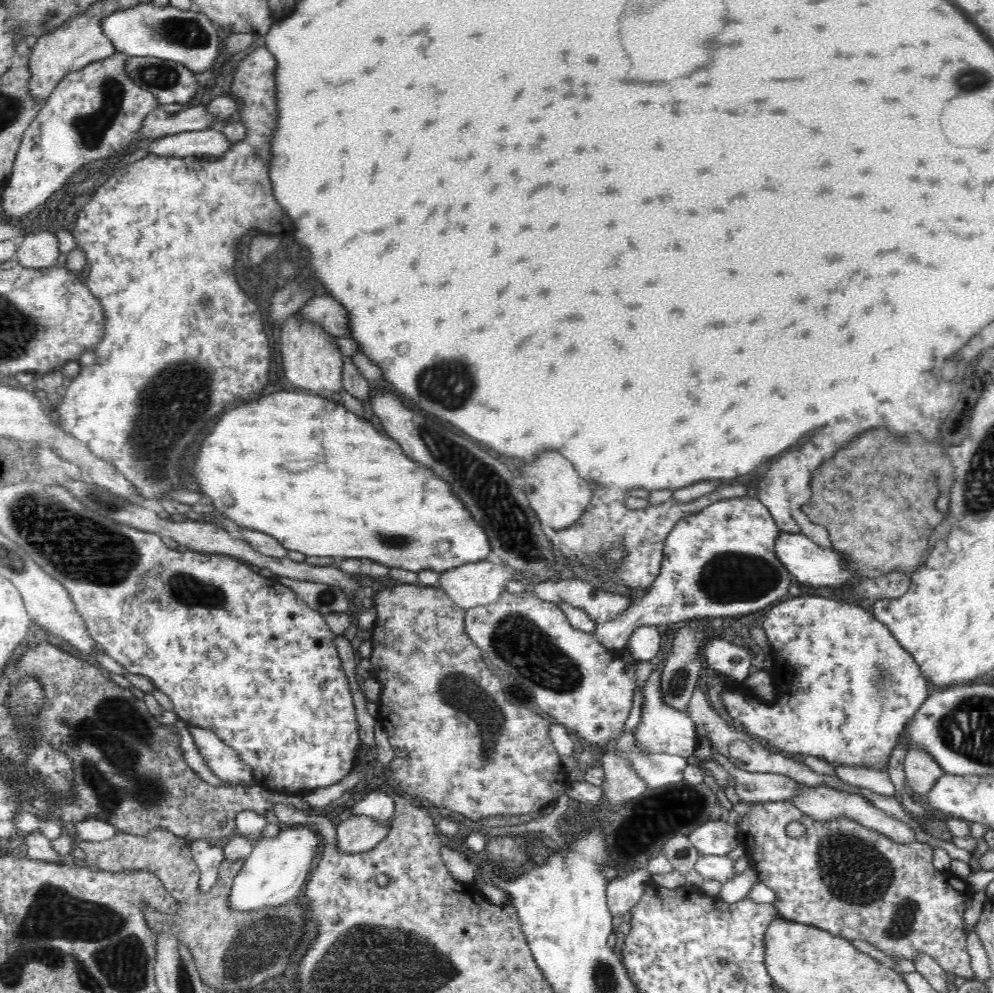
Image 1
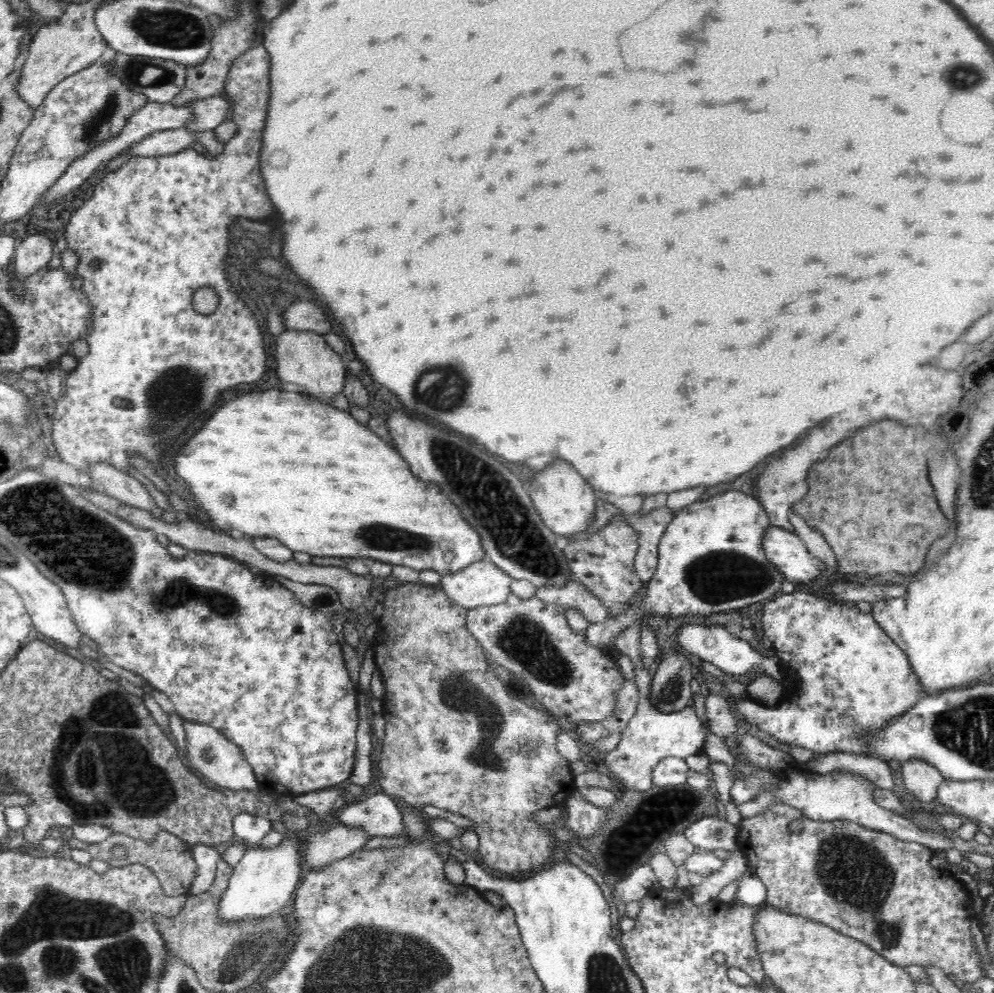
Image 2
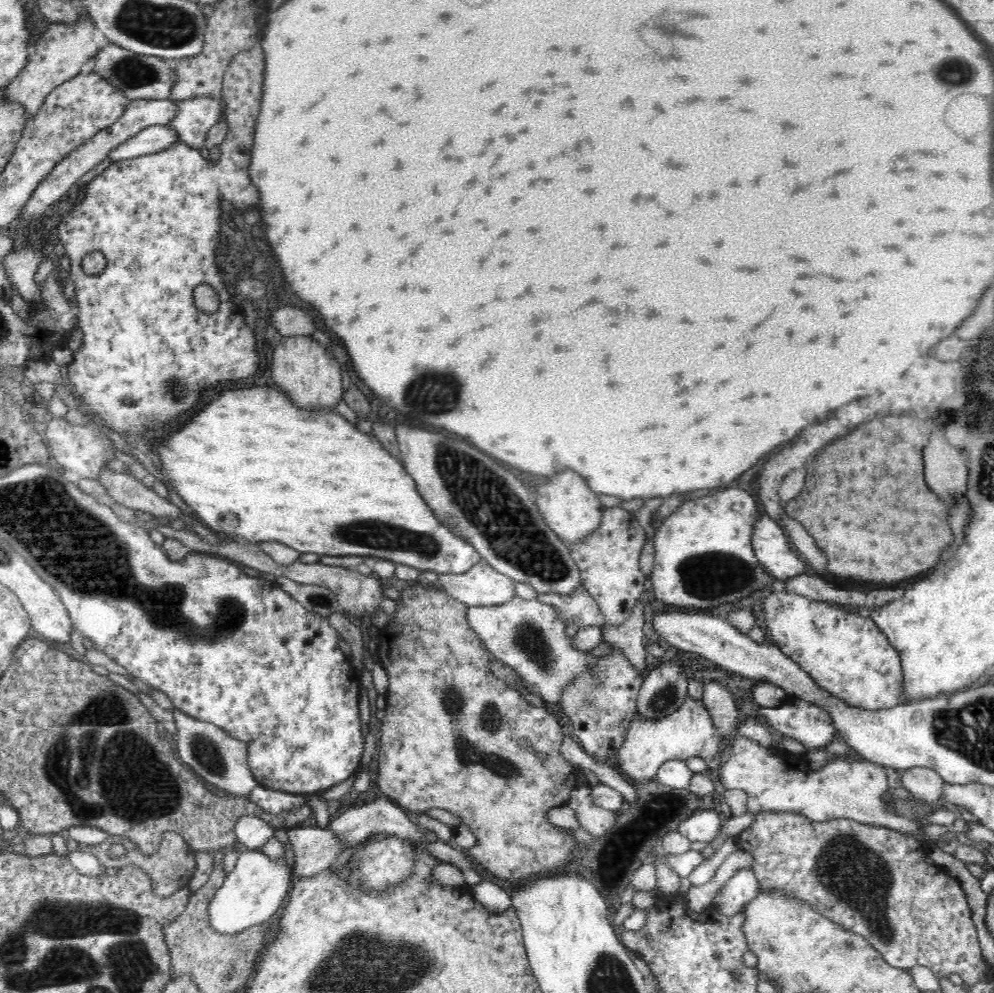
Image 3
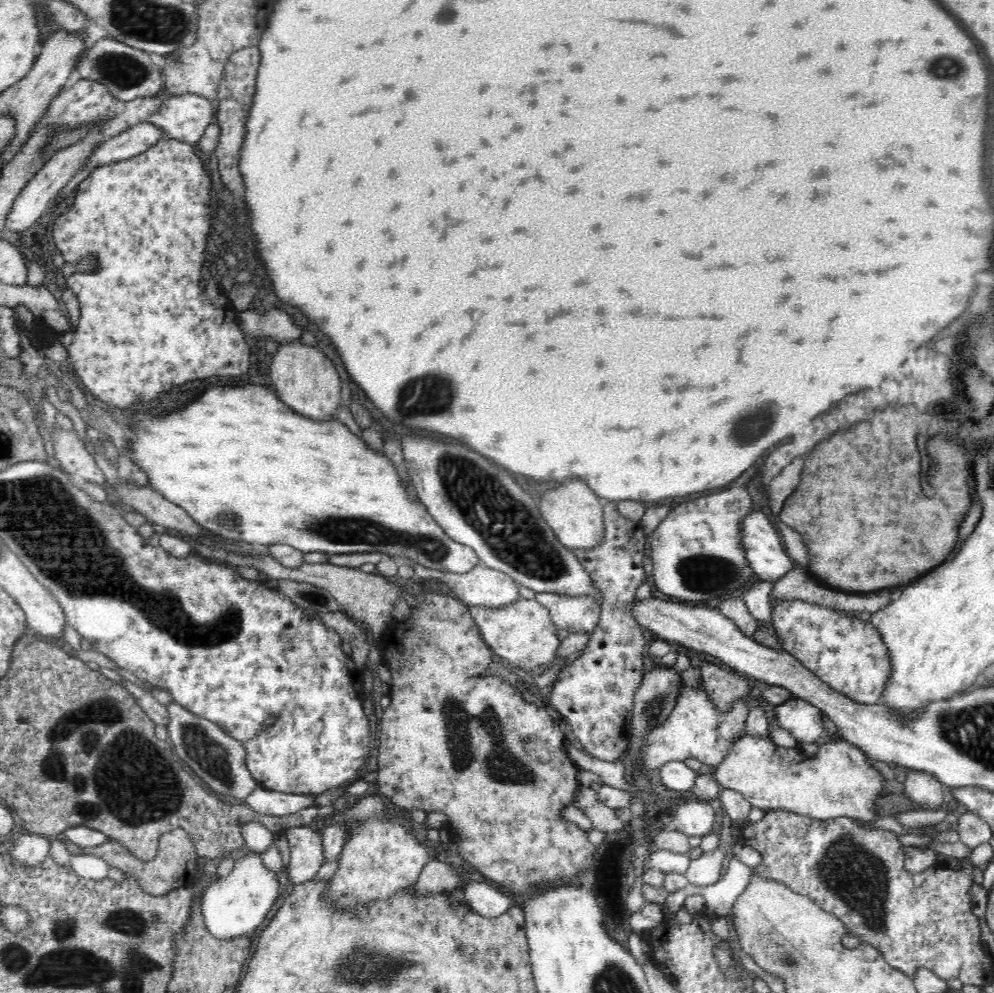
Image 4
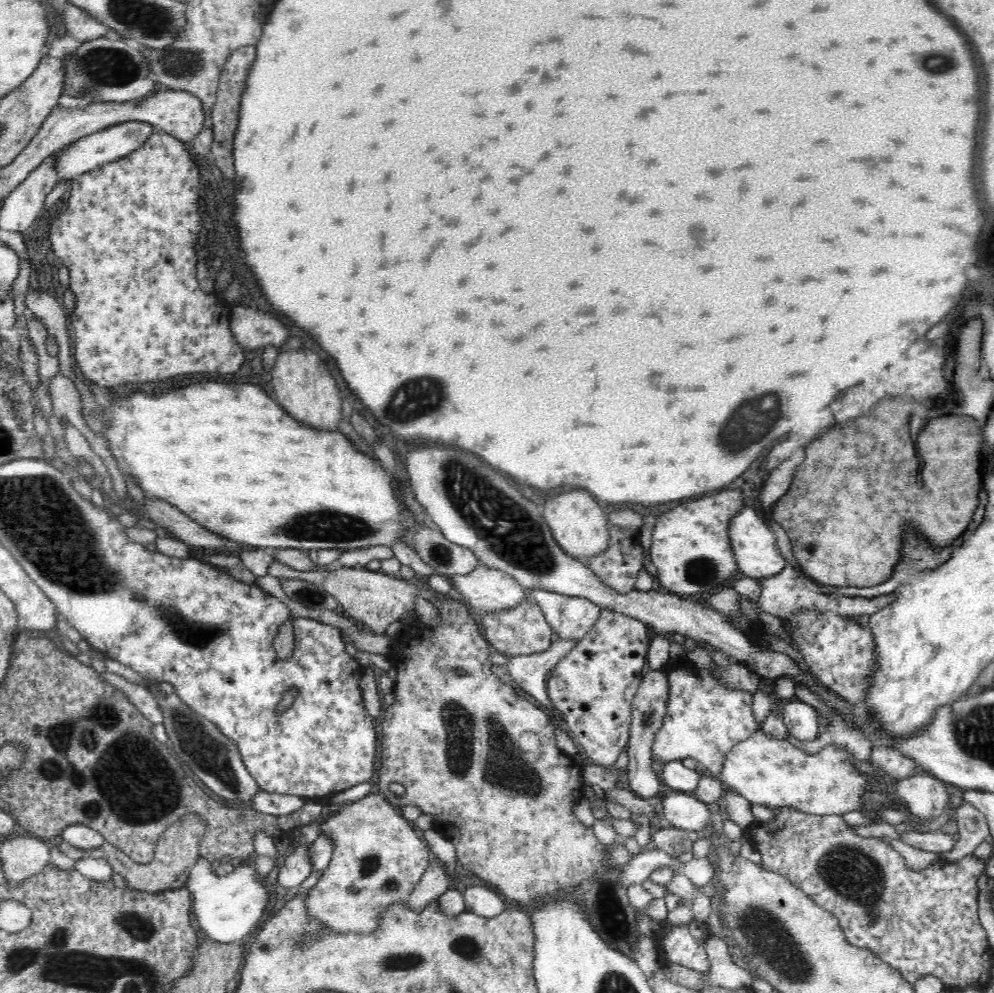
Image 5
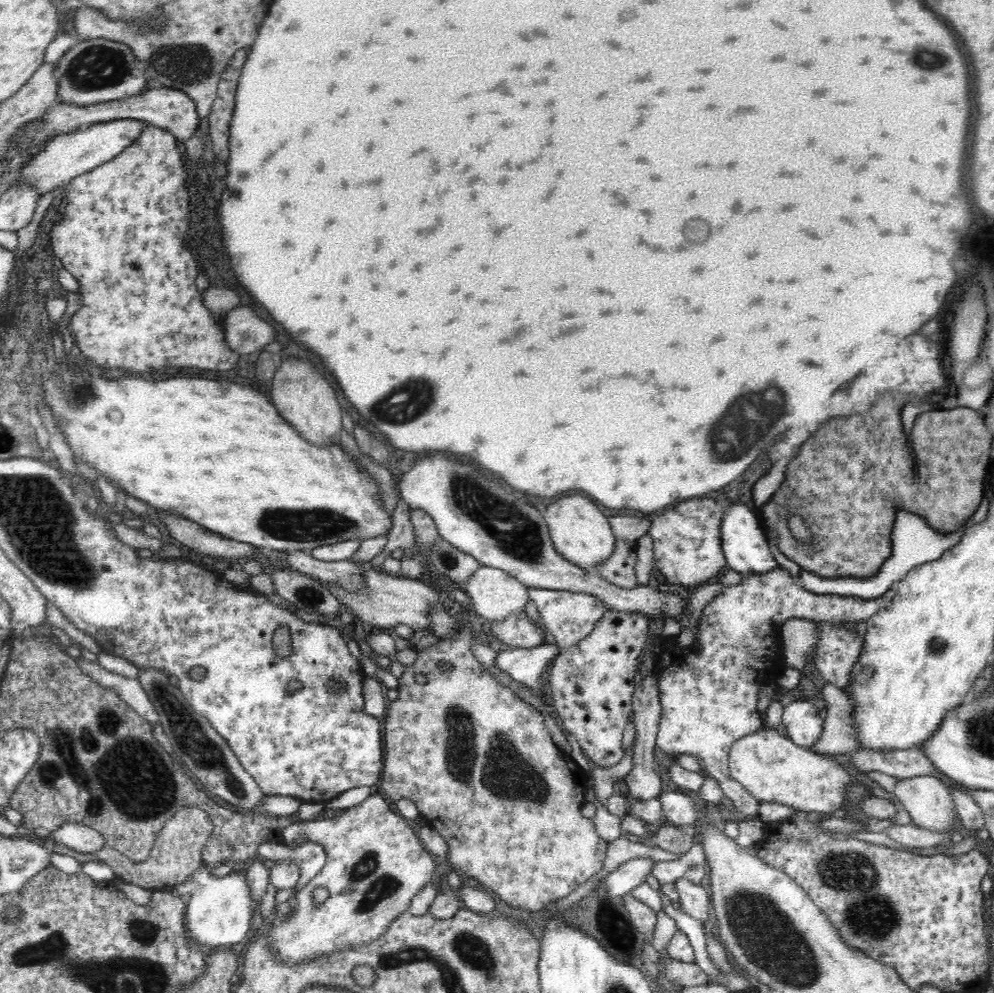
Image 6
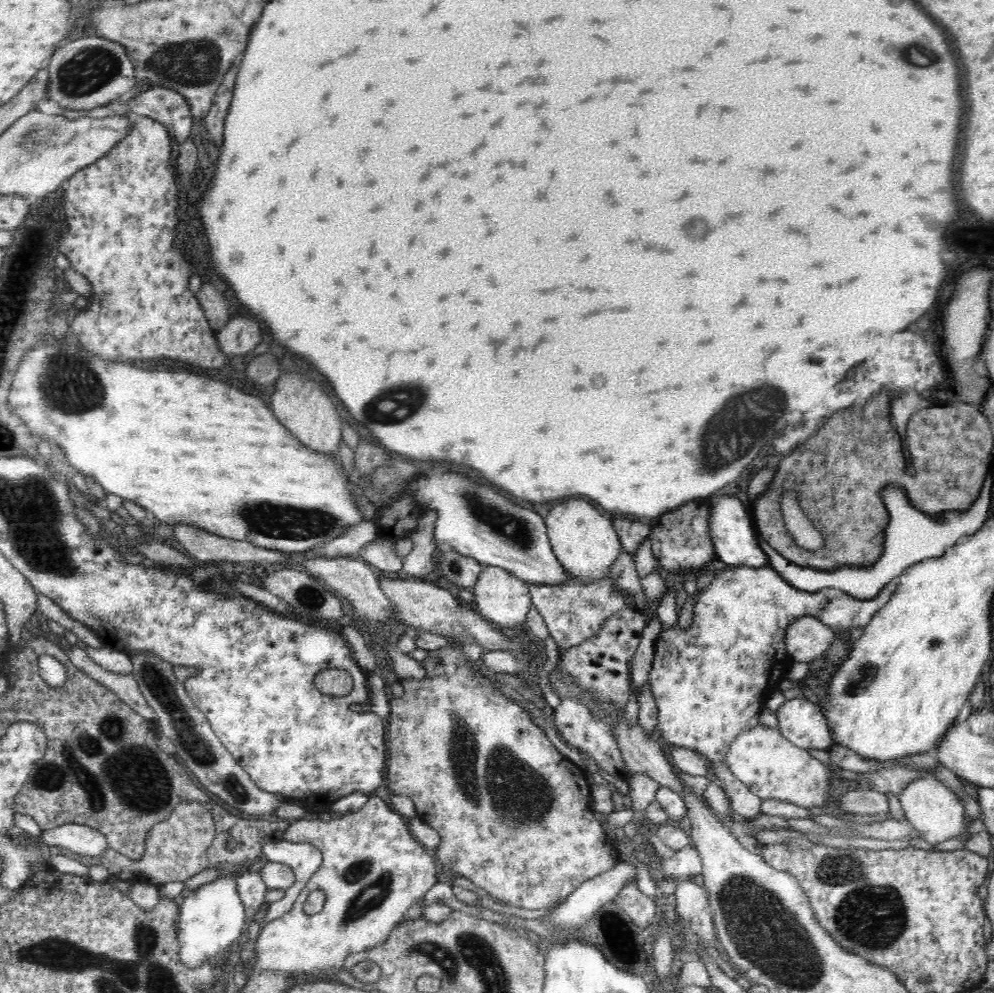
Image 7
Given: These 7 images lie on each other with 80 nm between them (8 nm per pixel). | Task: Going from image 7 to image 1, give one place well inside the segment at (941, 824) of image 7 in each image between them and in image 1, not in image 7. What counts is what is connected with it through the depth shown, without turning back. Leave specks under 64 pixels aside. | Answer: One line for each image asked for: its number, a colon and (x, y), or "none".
1: (922, 771)
2: (921, 779)
3: (924, 783)
4: (923, 788)
5: (925, 795)
6: (927, 800)

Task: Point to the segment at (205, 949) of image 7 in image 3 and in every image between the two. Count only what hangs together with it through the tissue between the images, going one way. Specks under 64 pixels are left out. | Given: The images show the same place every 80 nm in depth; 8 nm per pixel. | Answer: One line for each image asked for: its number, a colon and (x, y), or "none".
3: (253, 892)
4: (237, 904)
5: (227, 908)
6: (219, 914)

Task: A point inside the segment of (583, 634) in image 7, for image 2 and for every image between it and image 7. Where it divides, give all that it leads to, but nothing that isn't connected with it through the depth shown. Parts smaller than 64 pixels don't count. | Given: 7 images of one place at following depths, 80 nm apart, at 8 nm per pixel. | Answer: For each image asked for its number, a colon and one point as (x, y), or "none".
2: (574, 595)
3: (580, 607)
4: (581, 613)
5: (571, 617)
6: (570, 616)

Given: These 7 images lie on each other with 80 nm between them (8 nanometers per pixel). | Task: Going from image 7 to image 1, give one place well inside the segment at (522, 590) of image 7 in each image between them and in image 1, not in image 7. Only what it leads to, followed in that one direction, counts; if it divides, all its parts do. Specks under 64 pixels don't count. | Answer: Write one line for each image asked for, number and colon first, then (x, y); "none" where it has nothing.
1: (479, 583)
2: (482, 583)
3: (481, 585)
4: (483, 585)
5: (485, 590)
6: (495, 595)

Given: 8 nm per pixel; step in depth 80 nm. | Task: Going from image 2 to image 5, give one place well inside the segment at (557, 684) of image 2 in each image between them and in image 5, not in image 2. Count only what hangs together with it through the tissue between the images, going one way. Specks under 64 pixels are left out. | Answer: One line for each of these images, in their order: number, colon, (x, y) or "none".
3: (527, 635)
4: (522, 633)
5: (522, 630)

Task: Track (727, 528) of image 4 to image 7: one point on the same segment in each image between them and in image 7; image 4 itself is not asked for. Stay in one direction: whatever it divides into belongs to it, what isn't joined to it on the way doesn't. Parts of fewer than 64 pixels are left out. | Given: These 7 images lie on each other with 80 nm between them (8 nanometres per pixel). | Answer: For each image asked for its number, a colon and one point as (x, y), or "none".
5: (691, 550)
6: (687, 550)
7: (681, 540)

